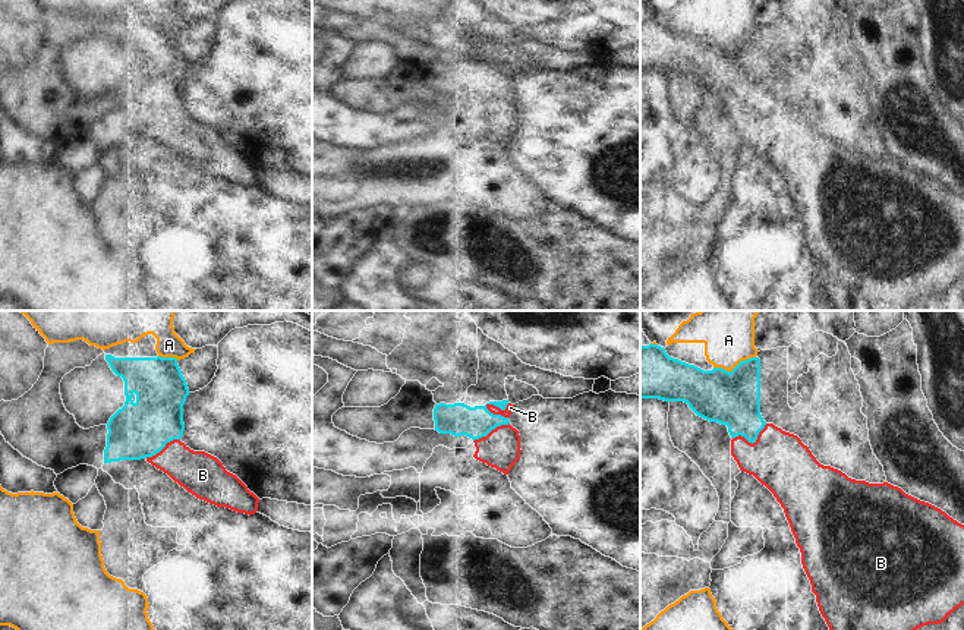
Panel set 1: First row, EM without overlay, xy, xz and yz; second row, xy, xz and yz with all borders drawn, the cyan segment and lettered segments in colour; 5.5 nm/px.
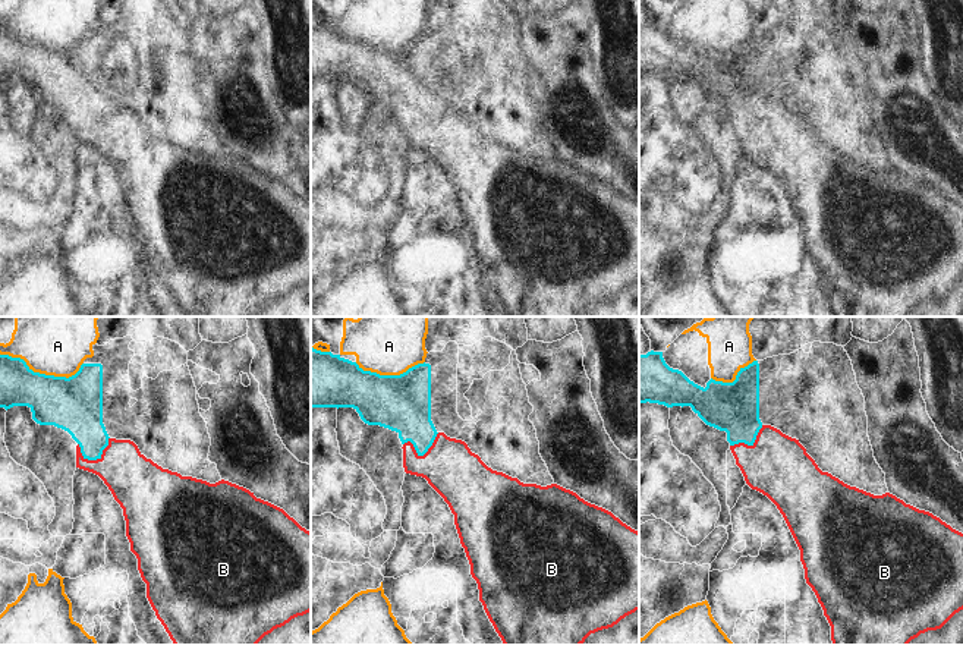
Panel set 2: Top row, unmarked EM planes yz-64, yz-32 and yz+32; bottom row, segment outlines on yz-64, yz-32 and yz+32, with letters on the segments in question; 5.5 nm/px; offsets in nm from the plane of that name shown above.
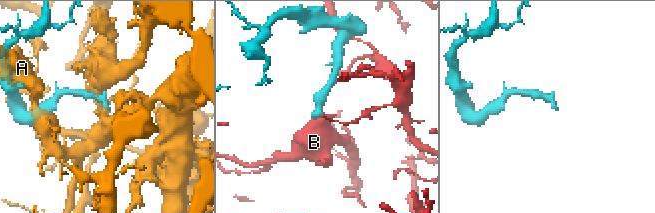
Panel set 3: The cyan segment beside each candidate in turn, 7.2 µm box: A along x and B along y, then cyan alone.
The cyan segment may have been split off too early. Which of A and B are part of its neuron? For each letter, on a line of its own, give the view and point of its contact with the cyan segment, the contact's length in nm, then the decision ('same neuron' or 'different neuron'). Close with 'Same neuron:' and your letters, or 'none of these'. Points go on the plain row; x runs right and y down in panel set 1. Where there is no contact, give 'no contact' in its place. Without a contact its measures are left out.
A: meets cyan in yz at (736, 38); contact 240 nm long; different neuron
B: meets cyan in xz at (497, 78); contact 150 nm long; same neuron
Same neuron: B

